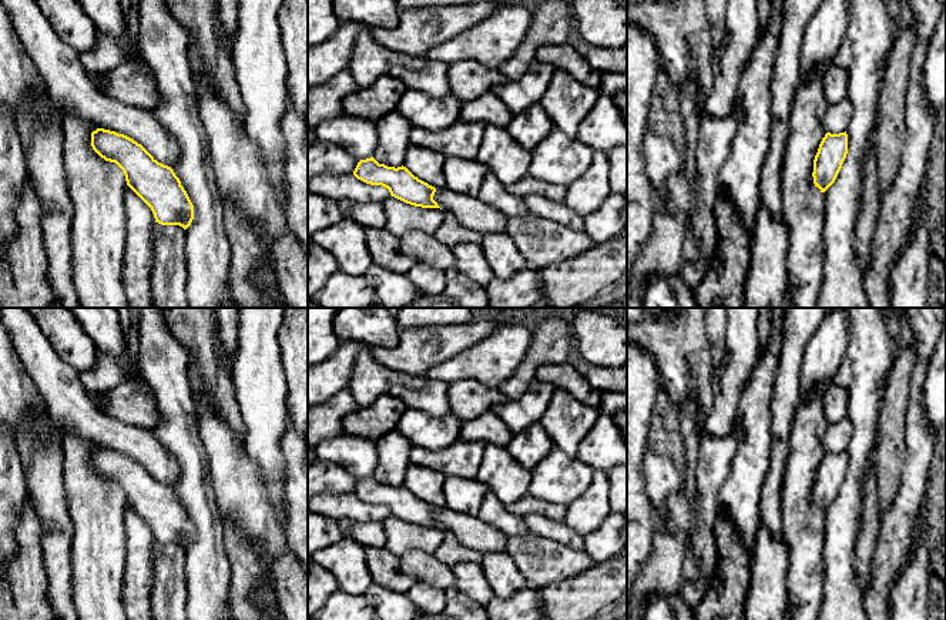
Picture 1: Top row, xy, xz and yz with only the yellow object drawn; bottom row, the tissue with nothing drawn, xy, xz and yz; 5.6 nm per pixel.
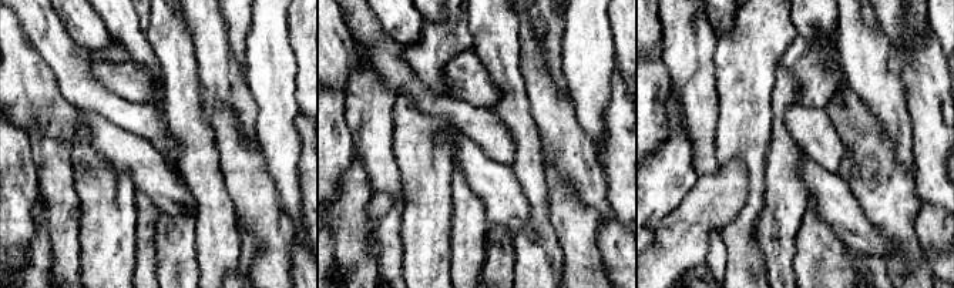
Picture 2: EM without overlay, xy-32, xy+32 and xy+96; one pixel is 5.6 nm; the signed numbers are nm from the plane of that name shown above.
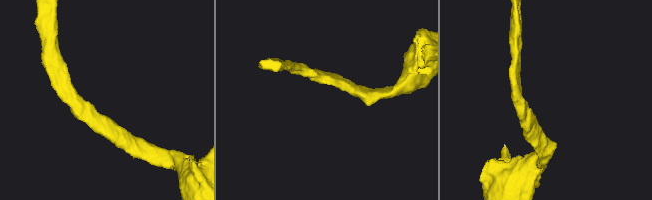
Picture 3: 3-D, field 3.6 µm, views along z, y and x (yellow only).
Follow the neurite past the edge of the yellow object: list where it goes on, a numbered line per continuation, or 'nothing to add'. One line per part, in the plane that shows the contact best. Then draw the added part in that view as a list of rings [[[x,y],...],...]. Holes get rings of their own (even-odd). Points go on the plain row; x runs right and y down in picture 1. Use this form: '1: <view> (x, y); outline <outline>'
nothing to add

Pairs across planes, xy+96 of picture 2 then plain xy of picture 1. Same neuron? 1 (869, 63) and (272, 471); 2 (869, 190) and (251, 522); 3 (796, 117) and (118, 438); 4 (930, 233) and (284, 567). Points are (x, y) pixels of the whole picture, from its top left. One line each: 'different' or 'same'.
1: different
2: different
3: same
4: same

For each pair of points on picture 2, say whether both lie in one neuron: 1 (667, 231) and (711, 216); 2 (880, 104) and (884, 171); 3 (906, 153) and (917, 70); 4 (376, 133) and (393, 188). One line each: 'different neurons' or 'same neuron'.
1: same neuron
2: different neurons
3: different neurons
4: same neuron

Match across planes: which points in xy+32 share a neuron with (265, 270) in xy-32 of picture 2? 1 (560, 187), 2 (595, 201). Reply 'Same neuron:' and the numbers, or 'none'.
Same neuron: 2

